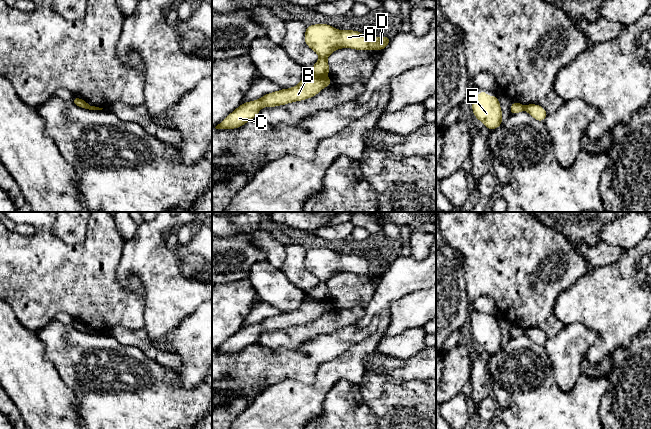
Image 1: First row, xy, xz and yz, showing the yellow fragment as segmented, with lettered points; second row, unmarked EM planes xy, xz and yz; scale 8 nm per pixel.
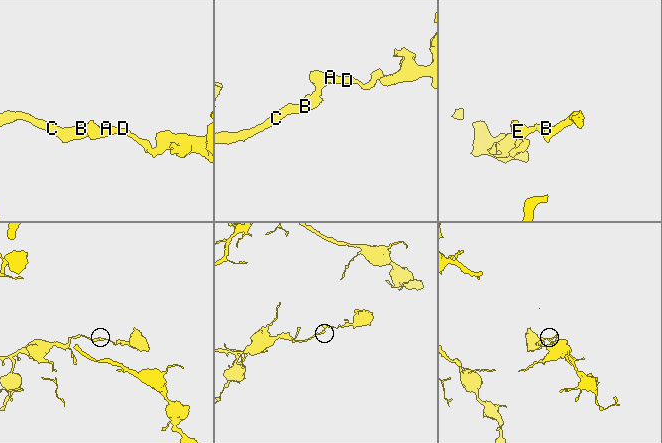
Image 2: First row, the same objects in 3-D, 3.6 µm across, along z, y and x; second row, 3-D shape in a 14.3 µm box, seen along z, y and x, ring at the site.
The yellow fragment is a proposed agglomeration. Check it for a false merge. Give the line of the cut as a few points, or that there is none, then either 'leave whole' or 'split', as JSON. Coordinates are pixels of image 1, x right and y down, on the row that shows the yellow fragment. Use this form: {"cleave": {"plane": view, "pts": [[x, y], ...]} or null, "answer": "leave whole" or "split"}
{"cleave": {"plane": "xz", "pts": [[310, 72], [314, 75], [322, 76]]}, "answer": "split"}

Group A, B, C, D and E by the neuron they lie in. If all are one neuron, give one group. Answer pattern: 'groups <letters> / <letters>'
groups A D E / B C

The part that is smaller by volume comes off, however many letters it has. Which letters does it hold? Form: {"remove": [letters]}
{"remove": ["A", "D", "E"]}

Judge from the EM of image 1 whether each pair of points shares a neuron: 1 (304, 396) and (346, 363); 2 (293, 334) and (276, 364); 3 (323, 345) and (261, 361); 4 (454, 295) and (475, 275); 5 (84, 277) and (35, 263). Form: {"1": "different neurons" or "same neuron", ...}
{"1": "same neuron", "2": "different neurons", "3": "same neuron", "4": "different neurons", "5": "same neuron"}

